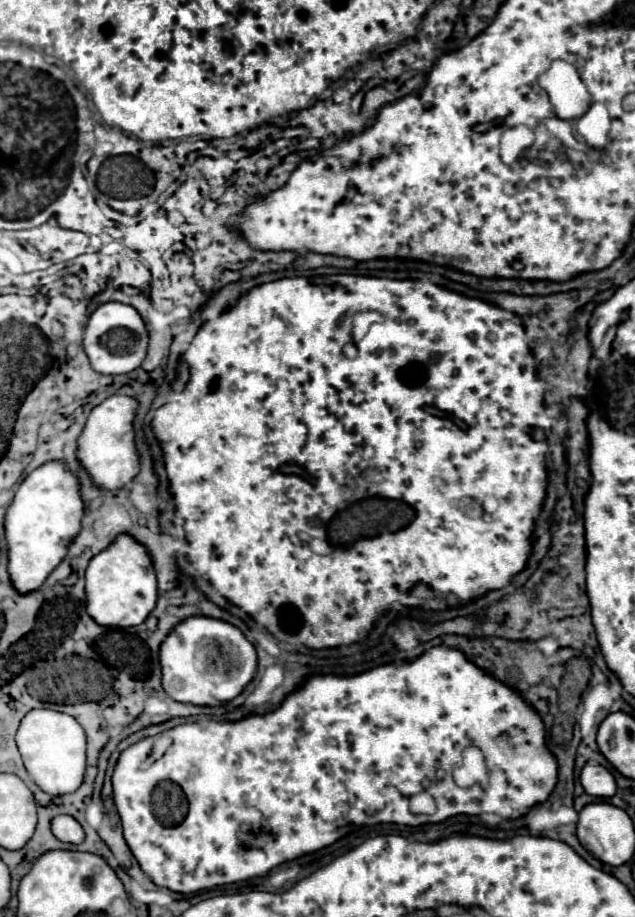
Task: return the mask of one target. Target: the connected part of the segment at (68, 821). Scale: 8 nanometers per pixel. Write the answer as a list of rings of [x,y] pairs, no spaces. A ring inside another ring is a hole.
[[[65,814],[55,816],[51,820],[51,830],[61,842],[69,842],[69,844],[81,844],[85,838],[81,824],[73,816],[65,816]]]

